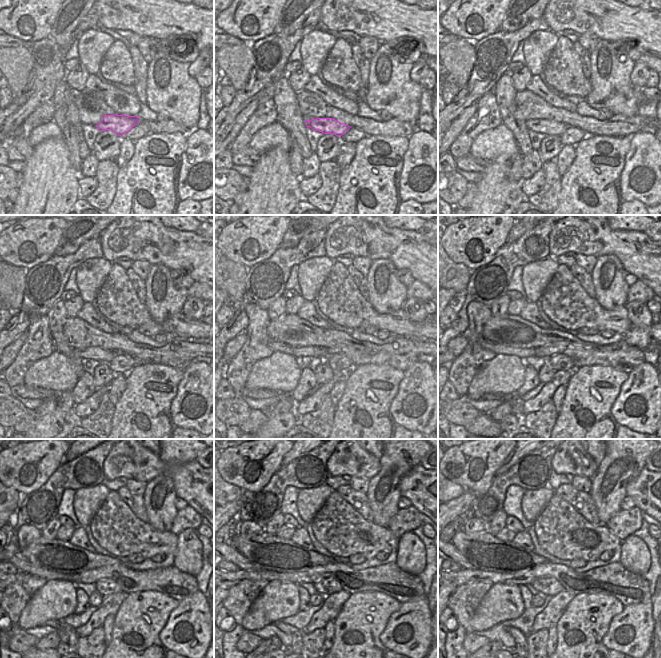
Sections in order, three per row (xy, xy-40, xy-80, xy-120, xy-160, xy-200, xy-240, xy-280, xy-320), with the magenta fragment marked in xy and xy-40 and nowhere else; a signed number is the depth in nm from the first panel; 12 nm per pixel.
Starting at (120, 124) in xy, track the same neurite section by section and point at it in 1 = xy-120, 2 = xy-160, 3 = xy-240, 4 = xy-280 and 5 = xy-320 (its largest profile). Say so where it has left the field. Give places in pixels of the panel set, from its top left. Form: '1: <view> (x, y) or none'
1: xy-120 (96, 353)
2: xy-160 (317, 352)
3: xy-240 (18, 560)
4: xy-280 (234, 556)
5: xy-320 (458, 558)

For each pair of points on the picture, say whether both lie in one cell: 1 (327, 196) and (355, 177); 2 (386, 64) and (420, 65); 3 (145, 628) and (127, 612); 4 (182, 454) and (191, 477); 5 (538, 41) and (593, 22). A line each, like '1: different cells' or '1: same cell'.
1: different cells
2: different cells
3: same cell
4: different cells
5: different cells

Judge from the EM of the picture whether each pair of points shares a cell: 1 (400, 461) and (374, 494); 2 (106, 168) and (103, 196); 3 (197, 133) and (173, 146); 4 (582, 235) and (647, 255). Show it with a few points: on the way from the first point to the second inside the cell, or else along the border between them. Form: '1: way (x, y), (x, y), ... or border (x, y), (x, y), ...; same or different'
1: way (397, 469), (395, 474), (382, 487); same
2: way (106, 175), (105, 189); same
3: border (187, 136), (181, 162); different
4: way (598, 238), (631, 247); same

